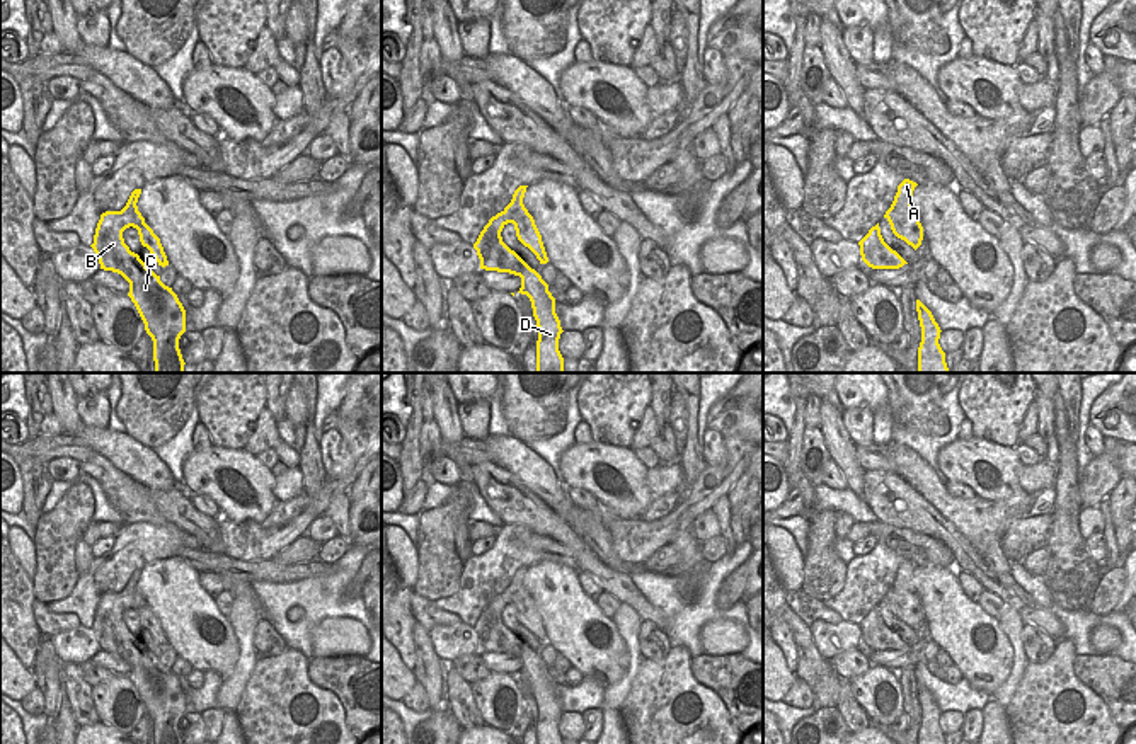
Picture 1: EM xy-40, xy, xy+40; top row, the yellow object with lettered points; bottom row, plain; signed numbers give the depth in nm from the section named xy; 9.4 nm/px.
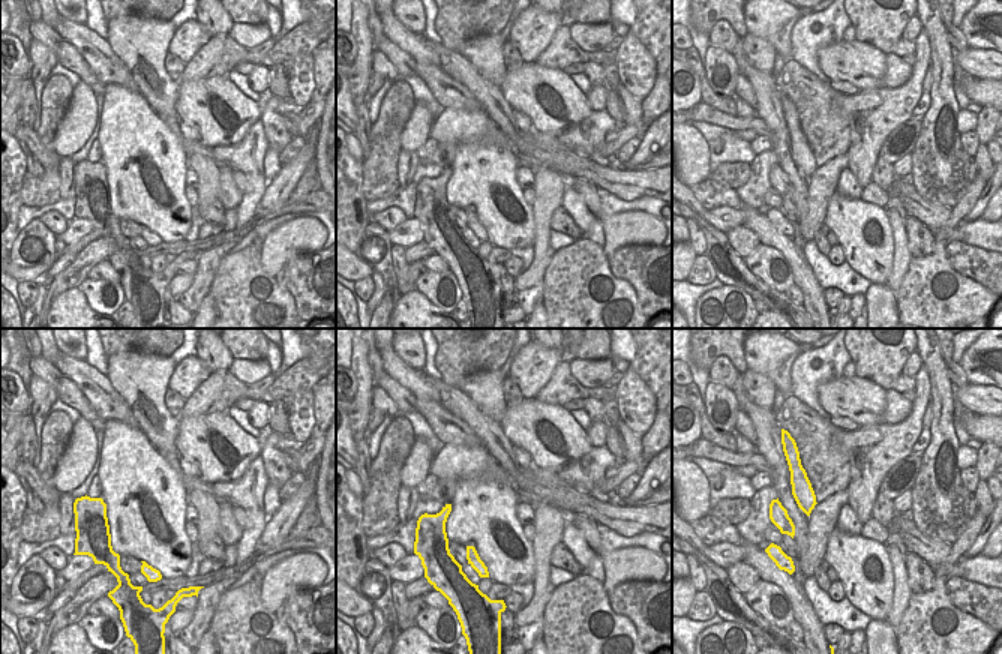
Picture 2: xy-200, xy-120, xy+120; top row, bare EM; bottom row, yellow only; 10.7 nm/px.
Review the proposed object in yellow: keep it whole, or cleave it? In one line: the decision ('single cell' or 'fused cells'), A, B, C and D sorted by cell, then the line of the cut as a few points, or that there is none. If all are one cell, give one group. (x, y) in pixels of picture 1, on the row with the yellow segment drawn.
fused cells | A / B C D | xy (508, 205), (515, 210), (516, 218), (513, 222)

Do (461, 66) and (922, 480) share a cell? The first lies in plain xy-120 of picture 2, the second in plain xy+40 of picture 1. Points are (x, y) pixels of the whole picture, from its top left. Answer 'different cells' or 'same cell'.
same cell

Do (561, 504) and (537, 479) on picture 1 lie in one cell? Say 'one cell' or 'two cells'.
one cell

